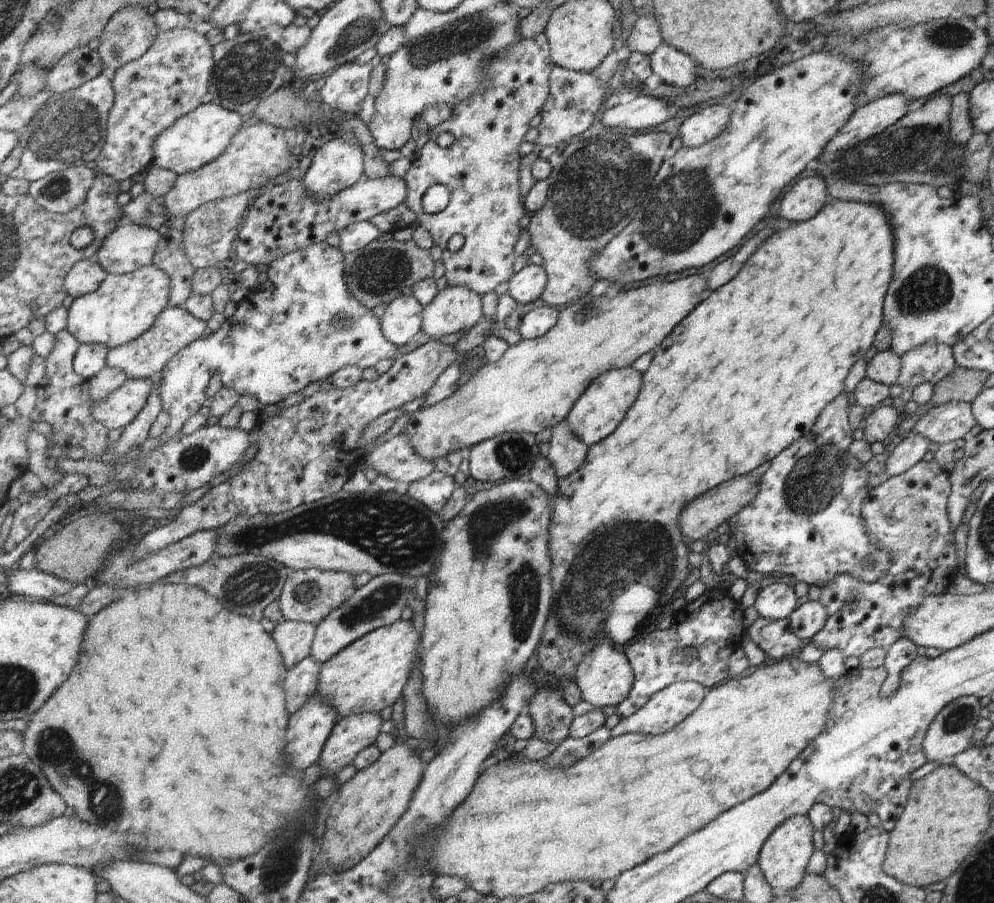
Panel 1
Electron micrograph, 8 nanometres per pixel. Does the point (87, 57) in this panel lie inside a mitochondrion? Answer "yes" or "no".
no

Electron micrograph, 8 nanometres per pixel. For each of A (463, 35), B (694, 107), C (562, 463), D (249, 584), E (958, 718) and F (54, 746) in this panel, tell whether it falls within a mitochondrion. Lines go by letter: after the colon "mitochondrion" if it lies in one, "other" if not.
A: mitochondrion
B: other
C: other
D: mitochondrion
E: mitochondrion
F: mitochondrion

